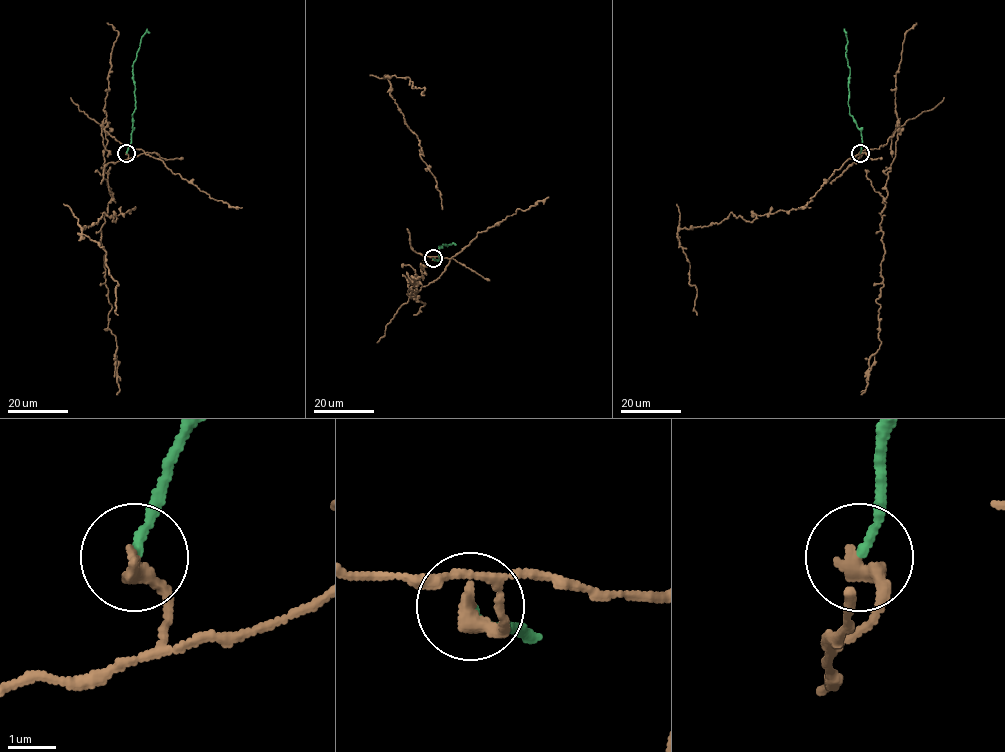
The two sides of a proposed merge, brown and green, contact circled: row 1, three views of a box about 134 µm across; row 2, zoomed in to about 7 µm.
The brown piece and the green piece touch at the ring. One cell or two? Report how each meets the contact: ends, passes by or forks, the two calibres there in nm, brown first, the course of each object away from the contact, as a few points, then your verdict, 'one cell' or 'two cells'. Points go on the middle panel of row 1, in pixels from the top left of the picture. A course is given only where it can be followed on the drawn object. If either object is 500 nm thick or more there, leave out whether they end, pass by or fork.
brown ends; green ends; calibres 400 and 160 nm; course brown (433, 258), (450, 258), (439, 277), (411, 296), (417, 283), (407, 280), (423, 279), (423, 259); course green (433, 258), (438, 260), (439, 249), (442, 248), (439, 248), (443, 244), (456, 245); two cells

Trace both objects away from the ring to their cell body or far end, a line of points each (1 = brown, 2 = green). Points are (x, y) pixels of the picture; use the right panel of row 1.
1: (860, 152), (858, 158), (885, 145), (898, 131), (880, 214), (880, 345), (861, 395)
2: (860, 152), (861, 134), (848, 103), (846, 32)

